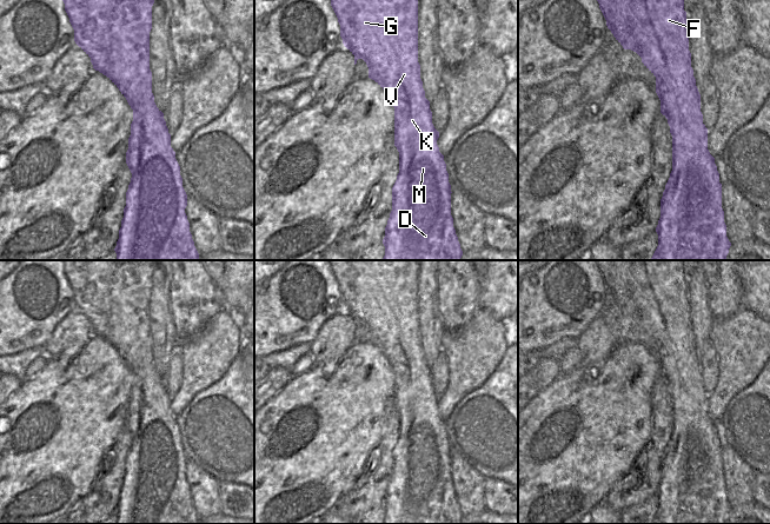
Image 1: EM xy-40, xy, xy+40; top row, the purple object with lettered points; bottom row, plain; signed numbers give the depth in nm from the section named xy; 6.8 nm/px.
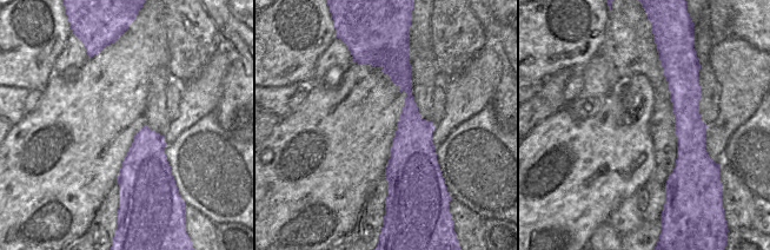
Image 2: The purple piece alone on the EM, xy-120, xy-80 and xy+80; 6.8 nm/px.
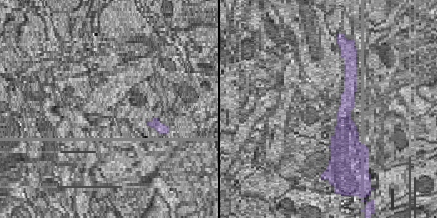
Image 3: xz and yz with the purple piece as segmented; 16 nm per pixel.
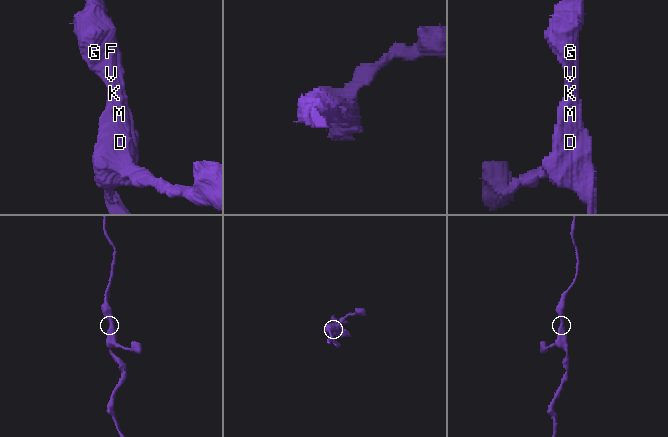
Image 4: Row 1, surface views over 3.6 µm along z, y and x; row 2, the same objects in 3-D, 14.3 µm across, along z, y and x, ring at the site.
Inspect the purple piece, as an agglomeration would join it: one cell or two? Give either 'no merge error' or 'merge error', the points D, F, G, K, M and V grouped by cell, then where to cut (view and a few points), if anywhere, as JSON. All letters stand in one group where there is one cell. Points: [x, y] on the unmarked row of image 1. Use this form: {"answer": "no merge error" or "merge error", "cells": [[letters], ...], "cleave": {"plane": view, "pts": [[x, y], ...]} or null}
{"answer": "no merge error", "cells": [["D", "F", "G", "K", "M", "V"]], "cleave": null}

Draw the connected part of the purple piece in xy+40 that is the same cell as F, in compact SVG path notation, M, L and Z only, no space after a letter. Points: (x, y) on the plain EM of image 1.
M597 260L606 290L624 313L636 316L656 340L661 377L668 383L672 399L672 435L661 463L661 482L656 491L658 510L651 524L726 524L731 506L726 500L722 472L722 447L715 422L708 413L708 392L703 387L701 358L696 350L689 314L689 291L683 260Z

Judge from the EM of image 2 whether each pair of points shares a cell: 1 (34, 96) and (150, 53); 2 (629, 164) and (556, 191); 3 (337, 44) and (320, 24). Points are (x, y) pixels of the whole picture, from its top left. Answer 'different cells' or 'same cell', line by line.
1: different cells
2: same cell
3: different cells

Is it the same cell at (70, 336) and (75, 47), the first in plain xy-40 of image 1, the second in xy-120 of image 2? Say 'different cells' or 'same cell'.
same cell

